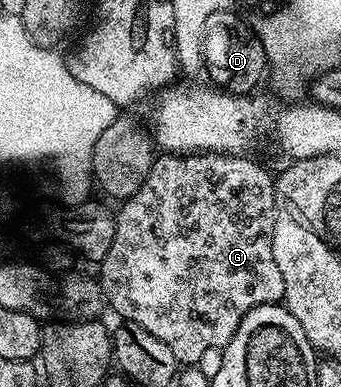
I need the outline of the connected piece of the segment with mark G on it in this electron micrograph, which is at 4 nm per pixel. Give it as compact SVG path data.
M201 151L201 152L199 152L199 153L193 153L193 154L190 154L190 155L174 155L174 154L171 154L171 153L160 153L160 154L157 154L157 155L156 155L156 156L155 156L155 158L153 158L153 161L152 161L152 164L151 164L151 165L150 165L150 173L146 173L146 181L142 181L142 185L138 185L138 193L134 193L134 194L133 194L133 195L131 195L131 197L129 197L129 198L128 198L128 199L126 199L126 200L123 200L123 202L121 202L121 203L120 203L120 204L119 204L119 207L120 207L120 211L119 211L119 207L118 207L118 210L117 210L117 211L116 211L116 212L115 212L115 216L116 216L116 228L115 228L115 229L114 229L114 241L110 241L110 249L109 249L109 250L108 250L108 252L107 252L107 253L106 253L106 257L105 257L105 258L104 258L104 259L101 259L101 260L99 260L99 263L98 263L98 267L100 267L100 275L99 275L99 274L98 274L98 282L99 282L99 284L100 284L100 290L101 290L101 292L102 292L102 299L103 299L103 302L104 302L104 303L105 303L105 304L107 304L107 306L108 306L108 303L109 303L109 305L110 305L110 306L112 306L112 307L113 307L113 309L114 309L114 310L116 310L116 311L117 311L117 313L118 313L118 314L120 314L120 315L121 315L121 317L122 317L122 318L124 318L124 320L123 320L123 322L124 322L124 323L125 323L125 324L130 324L130 323L133 323L133 324L134 324L134 325L142 325L142 329L146 329L146 333L154 333L154 337L158 337L158 341L162 341L162 342L163 342L163 343L164 343L164 344L166 344L166 345L170 345L170 349L171 349L171 350L172 350L172 352L173 352L173 353L174 353L174 357L175 357L175 358L176 358L176 362L177 362L177 364L180 364L180 365L196 365L196 364L197 364L197 363L198 363L198 361L199 361L199 358L200 358L200 357L202 357L202 353L204 353L204 352L205 352L205 350L206 350L206 349L214 349L214 348L215 348L215 347L221 347L221 348L224 348L224 347L225 347L225 346L226 346L226 344L228 344L228 343L229 343L229 342L230 342L230 340L231 340L231 339L232 339L232 338L233 338L233 337L234 337L234 333L235 333L235 332L236 332L236 330L237 330L237 329L238 329L238 325L239 325L239 324L240 324L240 322L241 322L241 321L242 321L242 317L246 317L246 313L247 313L247 312L248 312L248 311L249 311L249 310L250 310L250 309L254 309L254 308L255 308L255 307L257 307L257 306L258 306L258 305L270 305L270 304L271 304L271 303L280 303L280 302L281 302L281 300L283 300L283 297L284 297L284 282L283 282L283 281L282 281L282 272L280 272L280 270L279 270L279 269L278 269L278 261L274 261L274 245L273 245L273 244L272 244L272 238L273 238L273 237L274 237L274 221L275 221L275 220L276 220L276 184L275 184L275 182L274 182L274 175L273 175L273 172L271 172L271 173L270 173L270 172L268 172L268 171L267 171L267 169L266 169L266 168L264 168L264 167L263 167L263 165L262 165L262 164L260 164L260 163L255 163L255 161L254 161L254 160L252 160L252 159L248 159L248 158L252 158L252 157L245 157L245 156L244 156L244 155L217 155L217 154L215 154L215 153L213 153L213 152L211 152L211 151Z

